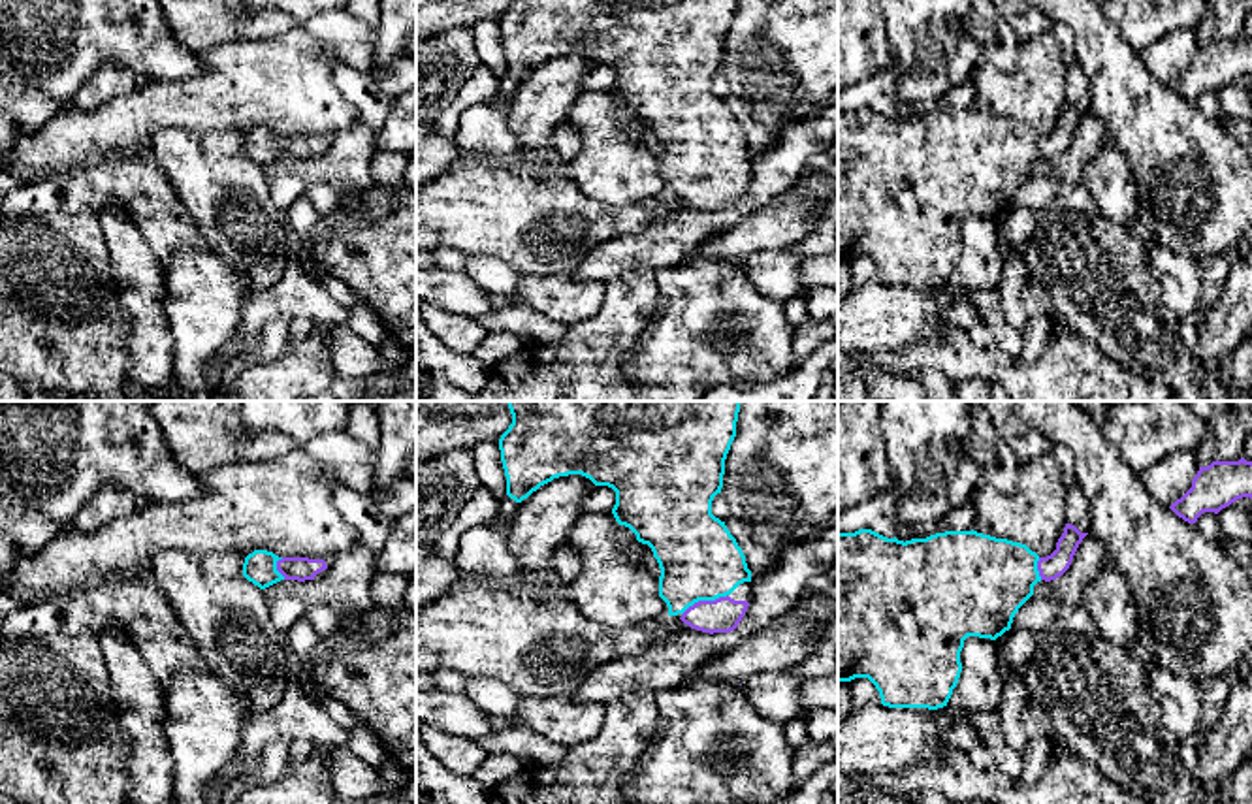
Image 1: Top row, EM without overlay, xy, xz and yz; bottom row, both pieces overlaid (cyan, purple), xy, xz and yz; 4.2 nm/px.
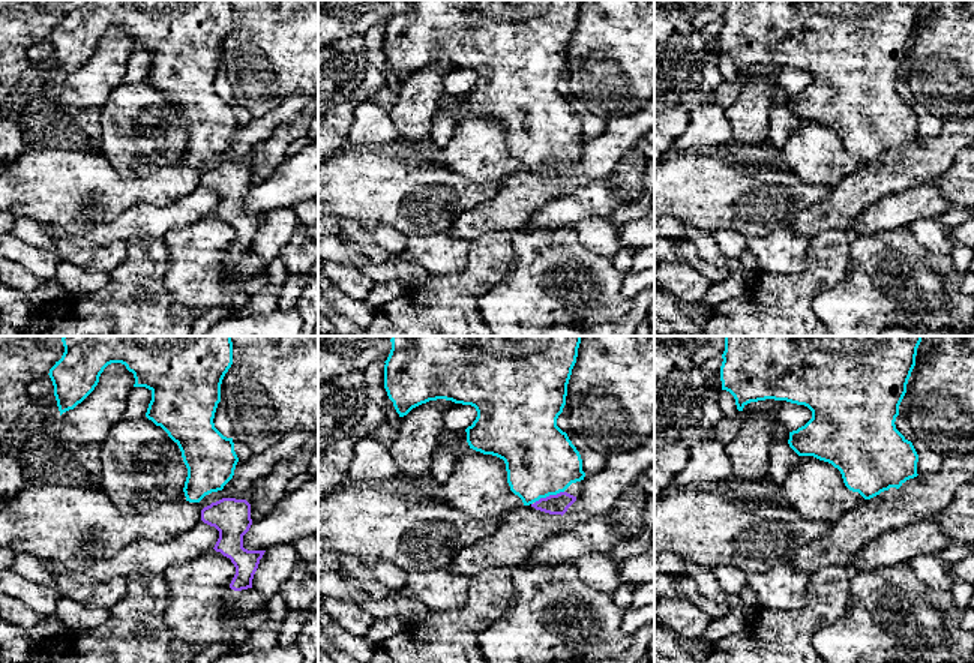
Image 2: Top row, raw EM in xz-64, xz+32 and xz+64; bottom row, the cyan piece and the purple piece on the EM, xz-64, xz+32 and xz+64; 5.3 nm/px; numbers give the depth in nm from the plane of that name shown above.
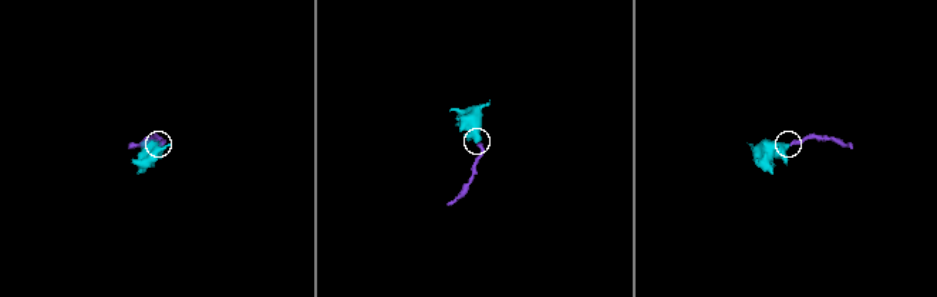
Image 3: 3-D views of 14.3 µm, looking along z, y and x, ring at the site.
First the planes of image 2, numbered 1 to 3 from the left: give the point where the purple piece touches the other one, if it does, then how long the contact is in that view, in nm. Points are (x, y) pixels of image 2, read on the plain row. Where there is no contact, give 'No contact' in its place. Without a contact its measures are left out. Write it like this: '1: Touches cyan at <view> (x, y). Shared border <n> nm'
1: No contact
2: Touches cyan at xz+32 (548, 159). Shared border 170 nm
3: No contact

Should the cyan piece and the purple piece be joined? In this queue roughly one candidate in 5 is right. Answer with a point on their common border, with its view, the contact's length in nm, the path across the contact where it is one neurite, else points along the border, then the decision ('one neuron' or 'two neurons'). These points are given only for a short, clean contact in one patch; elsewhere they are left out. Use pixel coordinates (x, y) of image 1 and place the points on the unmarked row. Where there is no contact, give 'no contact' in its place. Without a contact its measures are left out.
xz (705, 177) | 220 nm | across xz (699, 138), (699, 170), (705, 177), (723, 192) | one neuron

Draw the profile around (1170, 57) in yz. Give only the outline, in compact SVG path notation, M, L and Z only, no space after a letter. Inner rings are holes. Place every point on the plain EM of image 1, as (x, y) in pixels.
M1179 28L1139 51L1148 73L1164 85L1171 85L1190 66L1199 49L1196 28Z

